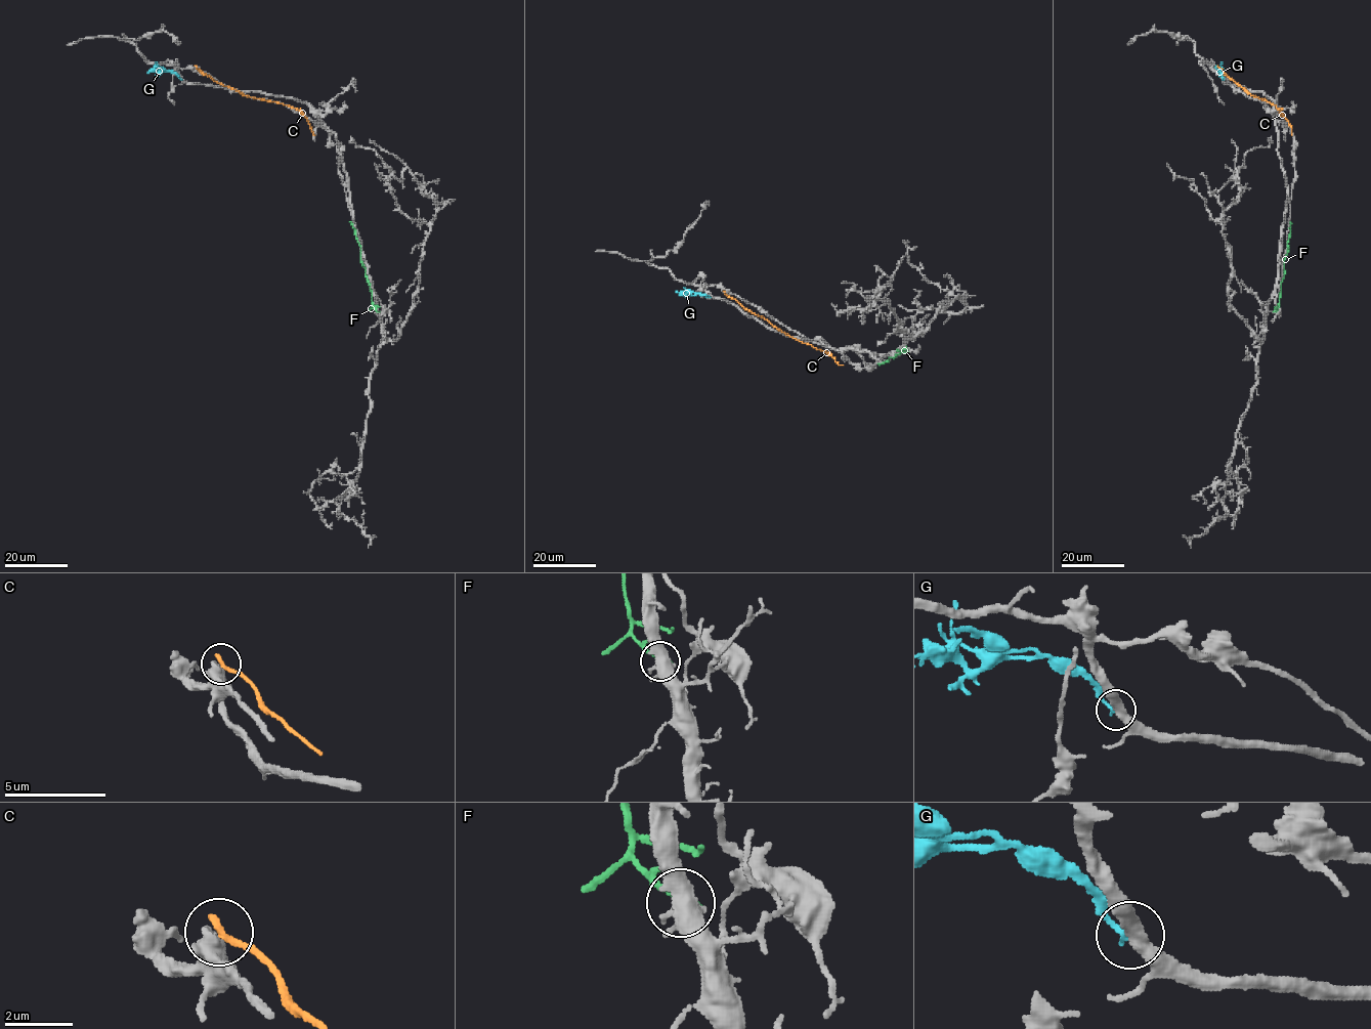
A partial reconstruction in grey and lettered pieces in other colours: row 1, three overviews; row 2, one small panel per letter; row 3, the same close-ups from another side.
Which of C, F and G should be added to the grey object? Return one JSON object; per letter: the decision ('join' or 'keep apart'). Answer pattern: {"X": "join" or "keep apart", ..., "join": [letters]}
{"C": "keep apart", "F": "join", "G": "keep apart", "join": ["F"]}

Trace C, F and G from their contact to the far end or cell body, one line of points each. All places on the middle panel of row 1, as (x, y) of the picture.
C: (725, 291), (745, 308), (802, 342), (825, 351), (843, 366)
F: (905, 347), (894, 357), (877, 363)
G: (710, 297), (675, 292)

